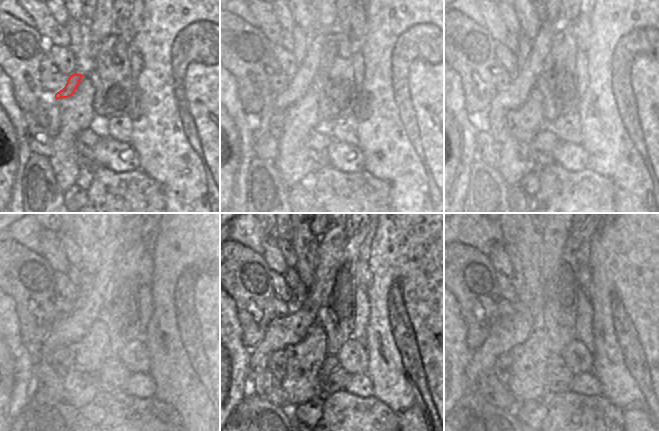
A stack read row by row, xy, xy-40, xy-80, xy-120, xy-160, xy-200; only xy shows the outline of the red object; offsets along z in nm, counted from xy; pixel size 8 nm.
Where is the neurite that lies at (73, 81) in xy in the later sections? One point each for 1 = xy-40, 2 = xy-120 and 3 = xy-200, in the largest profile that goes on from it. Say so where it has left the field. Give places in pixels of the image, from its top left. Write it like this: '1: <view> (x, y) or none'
1: xy-40 (299, 83)
2: xy-120 (69, 328)
3: xy-200 (506, 334)

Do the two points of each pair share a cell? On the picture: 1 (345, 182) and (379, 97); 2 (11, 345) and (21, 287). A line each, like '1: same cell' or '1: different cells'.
1: different cells
2: different cells

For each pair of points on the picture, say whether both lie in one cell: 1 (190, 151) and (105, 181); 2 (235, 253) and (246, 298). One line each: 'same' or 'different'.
1: different
2: same

